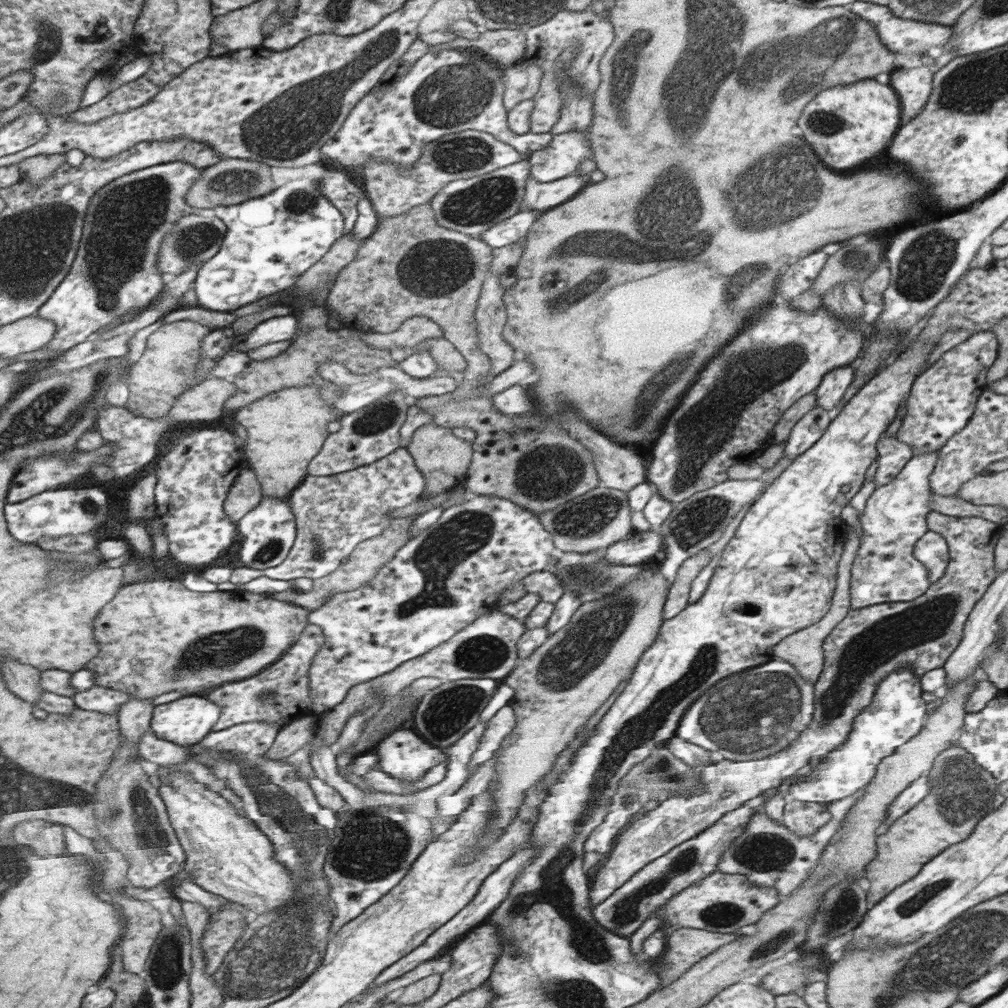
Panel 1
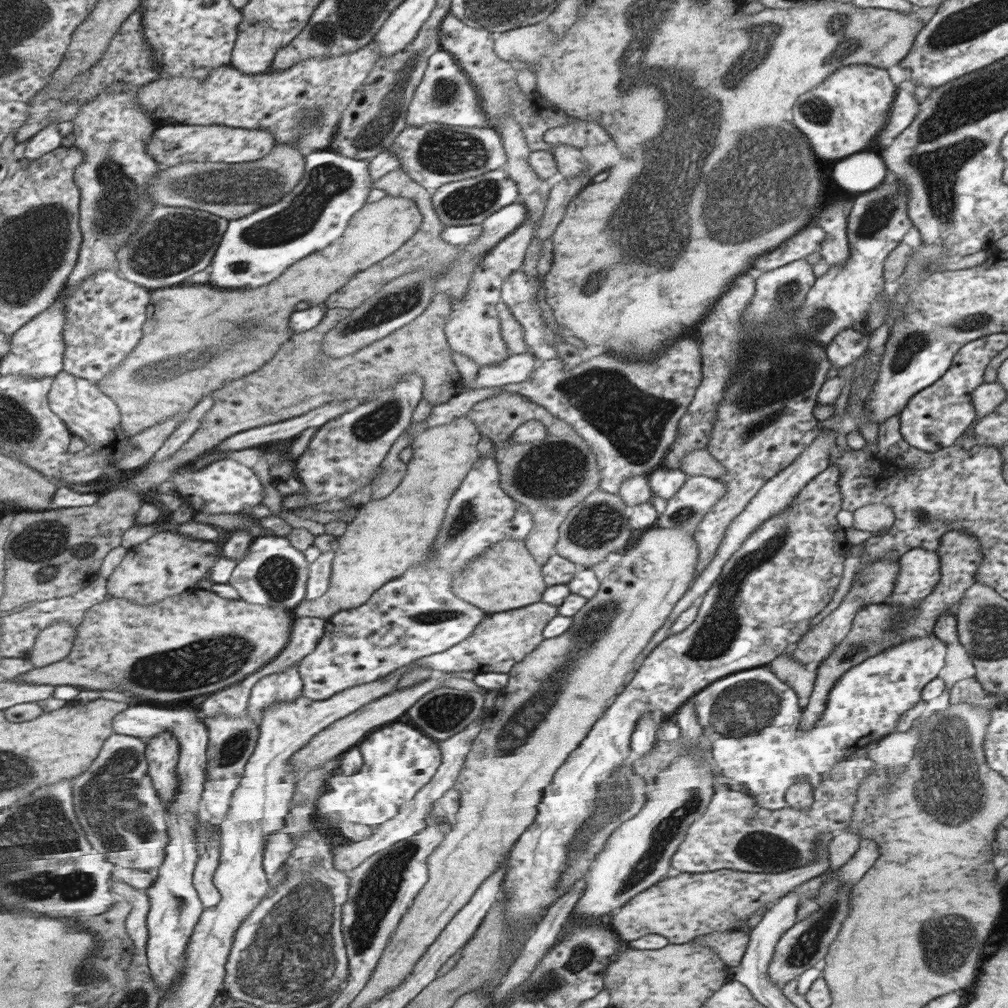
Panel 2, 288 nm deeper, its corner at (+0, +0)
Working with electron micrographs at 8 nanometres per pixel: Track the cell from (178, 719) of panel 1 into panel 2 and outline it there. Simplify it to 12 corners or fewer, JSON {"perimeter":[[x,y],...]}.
{"perimeter":[[133,704],[115,734],[181,744],[171,848],[151,894],[147,946],[163,1000],[187,978],[207,912],[197,812],[211,728],[201,710]]}

